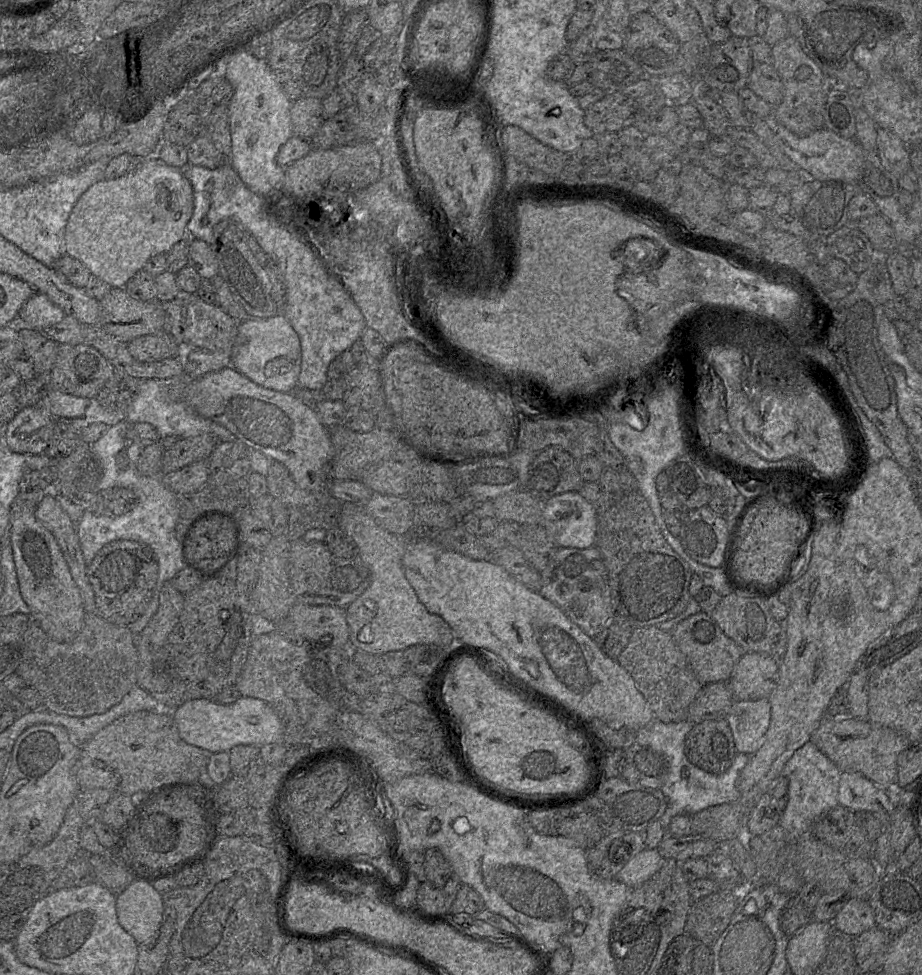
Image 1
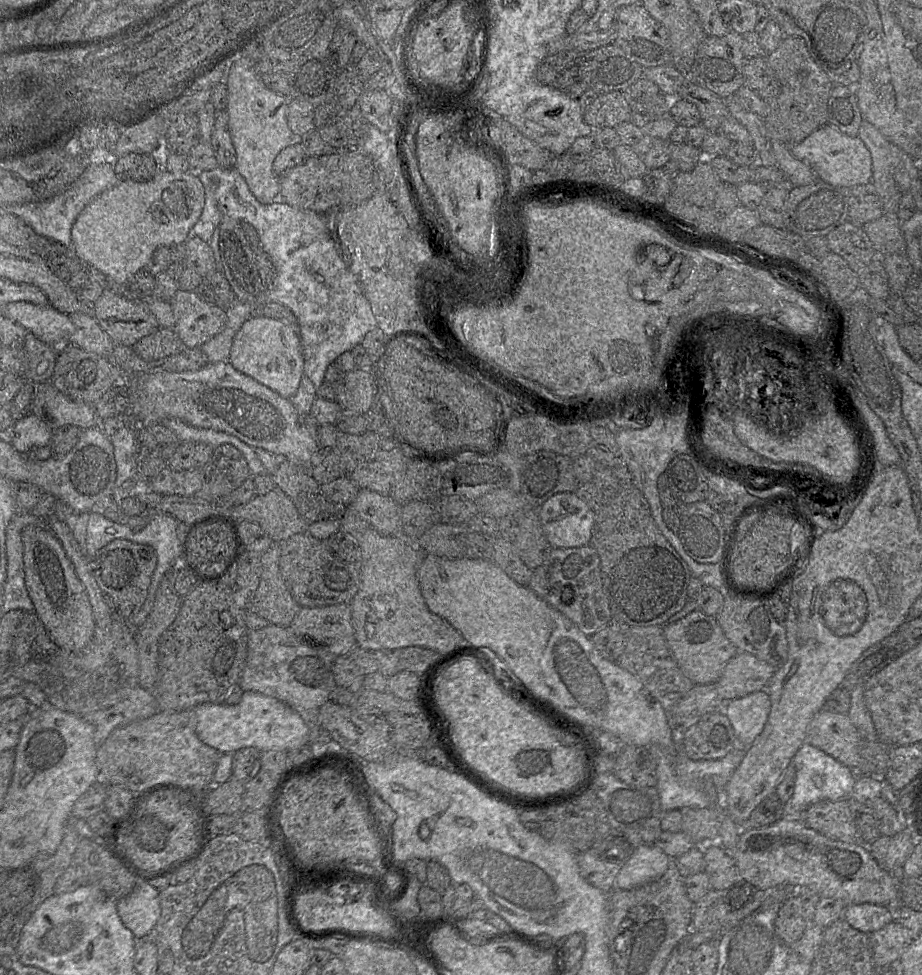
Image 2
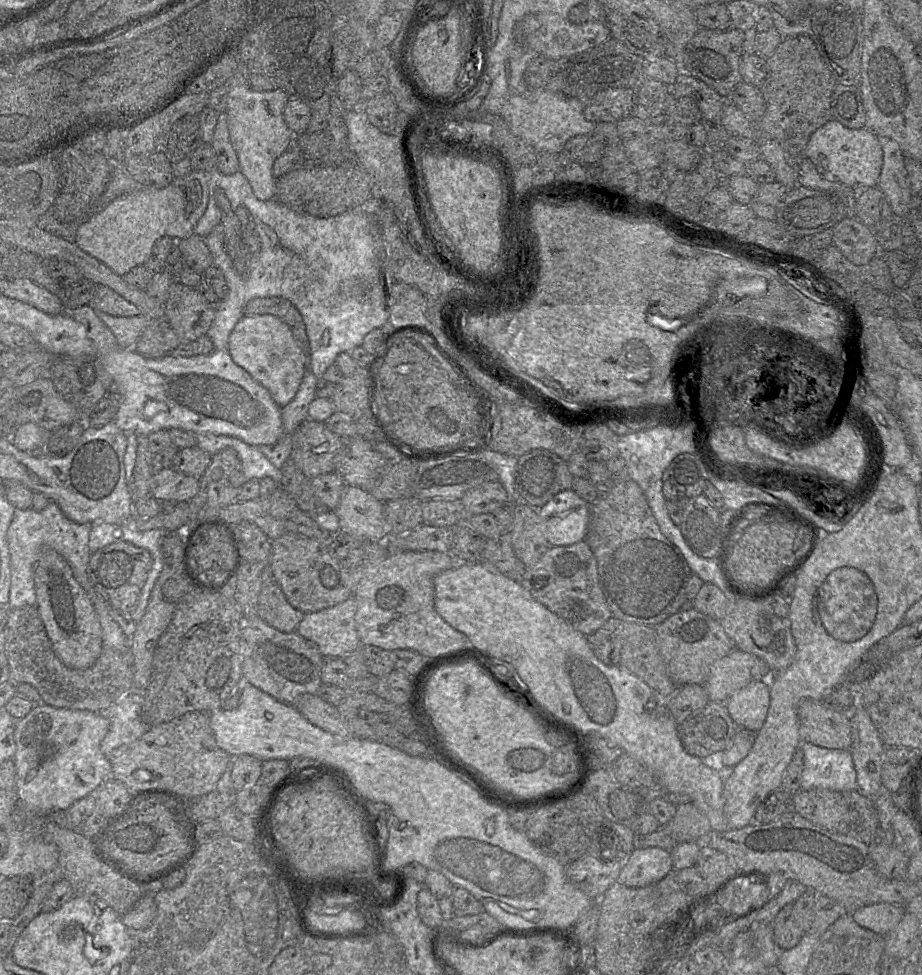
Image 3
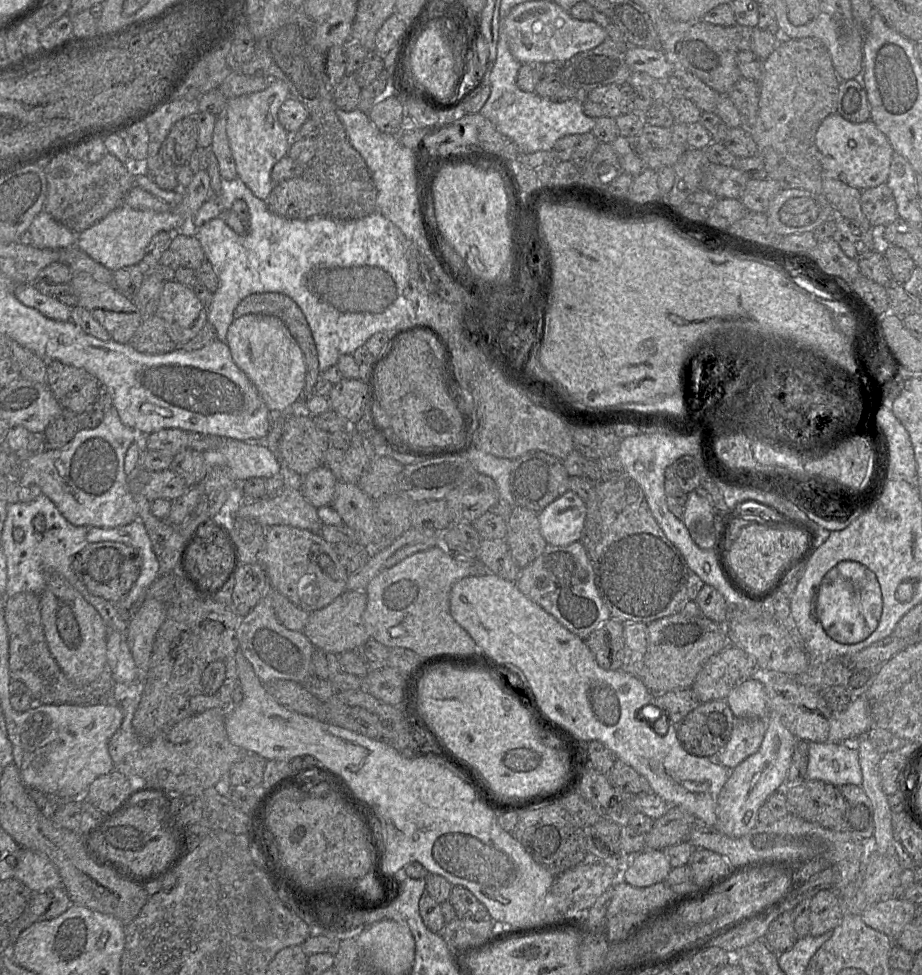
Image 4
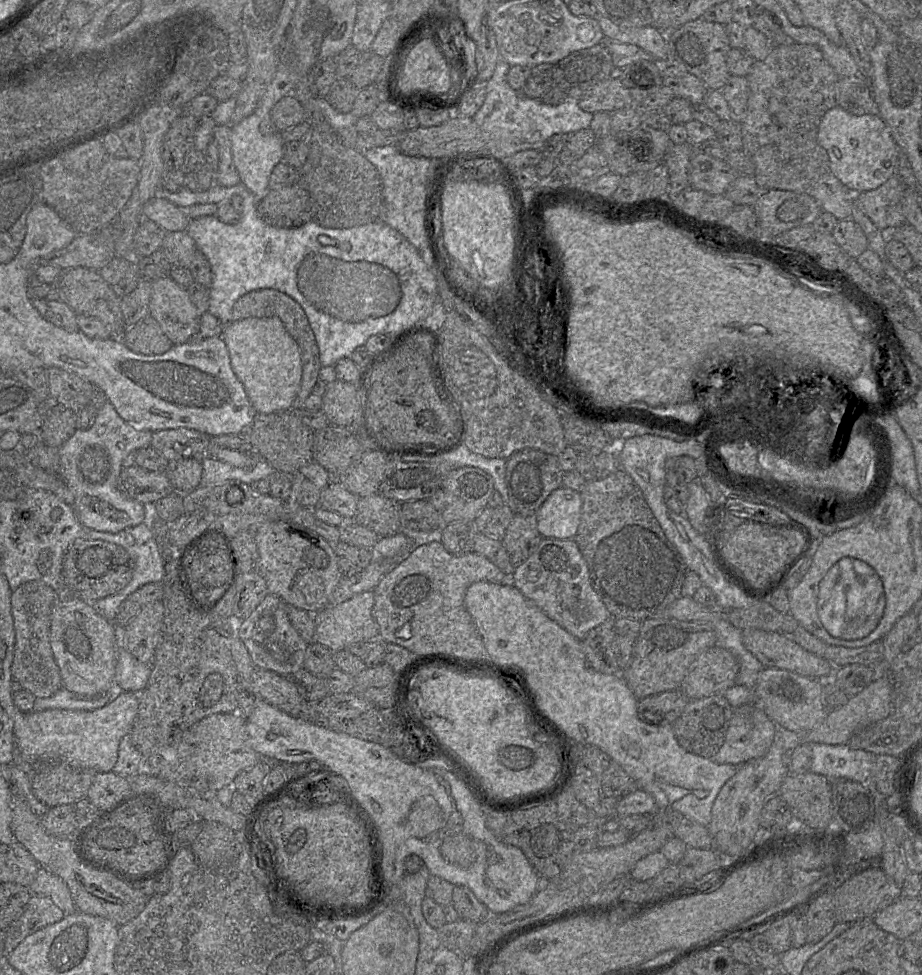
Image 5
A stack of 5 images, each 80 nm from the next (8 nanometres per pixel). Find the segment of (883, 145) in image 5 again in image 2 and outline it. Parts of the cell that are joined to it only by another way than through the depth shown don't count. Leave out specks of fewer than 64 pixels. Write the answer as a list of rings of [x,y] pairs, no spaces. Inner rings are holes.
[[[826,123],[798,144],[790,146],[794,157],[807,163],[818,179],[836,187],[854,187],[871,182],[873,169],[870,151],[858,137],[848,136]]]

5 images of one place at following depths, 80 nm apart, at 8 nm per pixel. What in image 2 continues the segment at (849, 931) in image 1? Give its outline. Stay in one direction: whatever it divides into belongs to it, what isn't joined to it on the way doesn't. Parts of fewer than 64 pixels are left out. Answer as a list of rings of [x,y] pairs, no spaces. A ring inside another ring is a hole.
[[[870,903],[847,905],[842,918],[851,927],[869,934],[892,922],[887,906]]]

